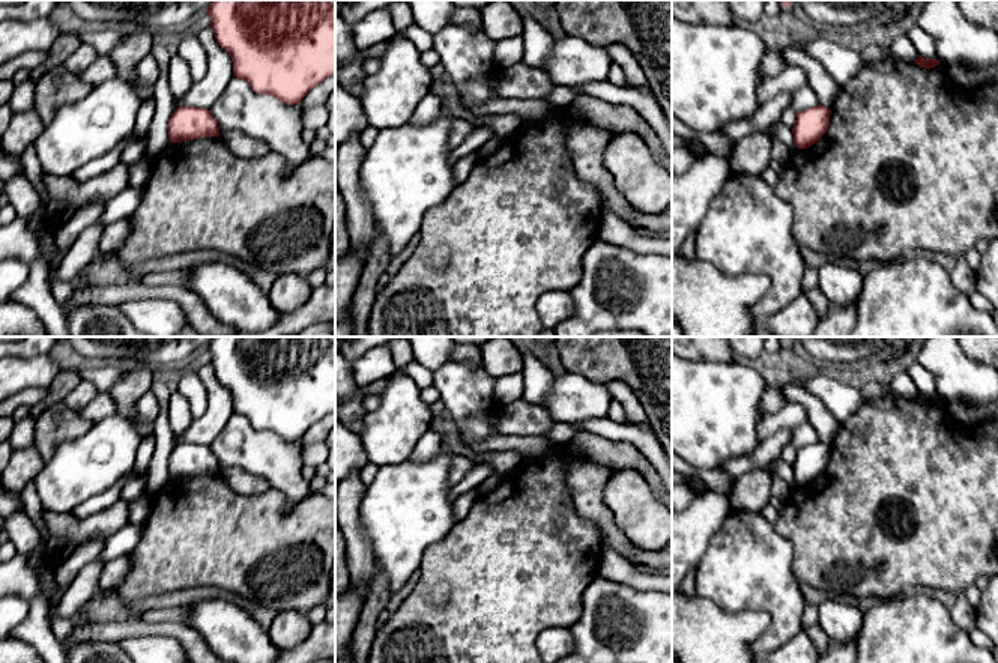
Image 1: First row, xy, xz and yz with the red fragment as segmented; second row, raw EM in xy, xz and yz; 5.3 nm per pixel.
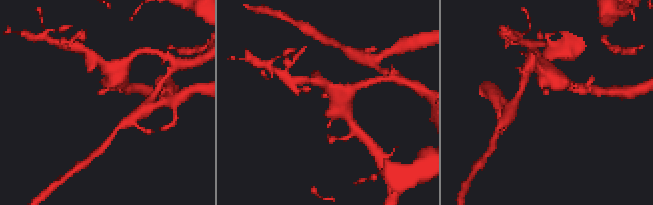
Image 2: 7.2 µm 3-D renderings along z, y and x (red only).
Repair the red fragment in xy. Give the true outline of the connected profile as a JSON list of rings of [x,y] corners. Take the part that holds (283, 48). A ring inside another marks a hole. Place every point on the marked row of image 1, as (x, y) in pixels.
[[[213,0],[206,12],[210,18],[210,27],[215,33],[216,42],[224,48],[233,62],[233,77],[242,78],[256,93],[271,95],[284,104],[299,104],[307,93],[335,75],[335,0]]]

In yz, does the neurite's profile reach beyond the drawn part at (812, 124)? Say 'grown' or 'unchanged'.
unchanged

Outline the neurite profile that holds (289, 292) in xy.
[[[281,274],[277,275],[277,280],[266,296],[280,314],[287,314],[304,305],[311,292],[313,287],[307,277],[298,274]]]

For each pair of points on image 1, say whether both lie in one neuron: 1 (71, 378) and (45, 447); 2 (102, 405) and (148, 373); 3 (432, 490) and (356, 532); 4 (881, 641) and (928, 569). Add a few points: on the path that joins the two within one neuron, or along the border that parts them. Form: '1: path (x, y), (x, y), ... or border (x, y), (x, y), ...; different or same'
1: path (69, 394), (69, 406), (45, 430); same
2: border (105, 393), (113, 400), (117, 412); different
3: border (362, 495), (361, 528), (375, 563); different
4: border (911, 588), (887, 599); different

